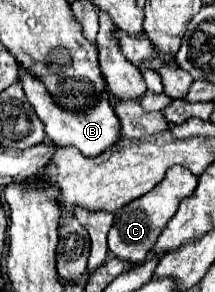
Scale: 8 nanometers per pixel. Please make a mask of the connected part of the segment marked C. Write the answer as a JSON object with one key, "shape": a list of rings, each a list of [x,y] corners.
{"shape":[[[174,166],[172,170],[168,170],[166,178],[152,188],[148,194],[132,200],[130,204],[126,204],[124,208],[120,208],[114,214],[114,226],[108,232],[108,248],[110,252],[120,258],[126,260],[130,264],[138,264],[146,258],[146,254],[154,248],[160,232],[164,230],[164,226],[168,224],[168,220],[176,214],[178,204],[196,190],[198,178],[194,174],[188,174],[188,170],[184,170],[182,166]]]}

